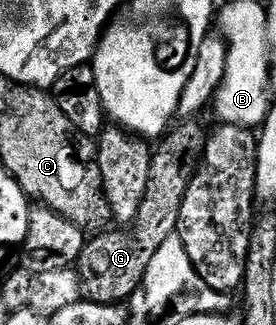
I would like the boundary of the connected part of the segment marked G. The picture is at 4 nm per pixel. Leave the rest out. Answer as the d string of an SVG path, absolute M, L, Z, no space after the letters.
M196 120L177 121L151 147L146 190L138 203L136 218L130 225L127 228L105 229L103 232L93 233L96 235L93 238L91 235L85 241L82 252L74 263L85 299L104 303L123 303L128 300L135 292L136 285L145 281L150 260L162 240L176 233L178 208L182 204L186 184L192 179L200 161L200 153L204 150L205 127L200 127L194 121Z

